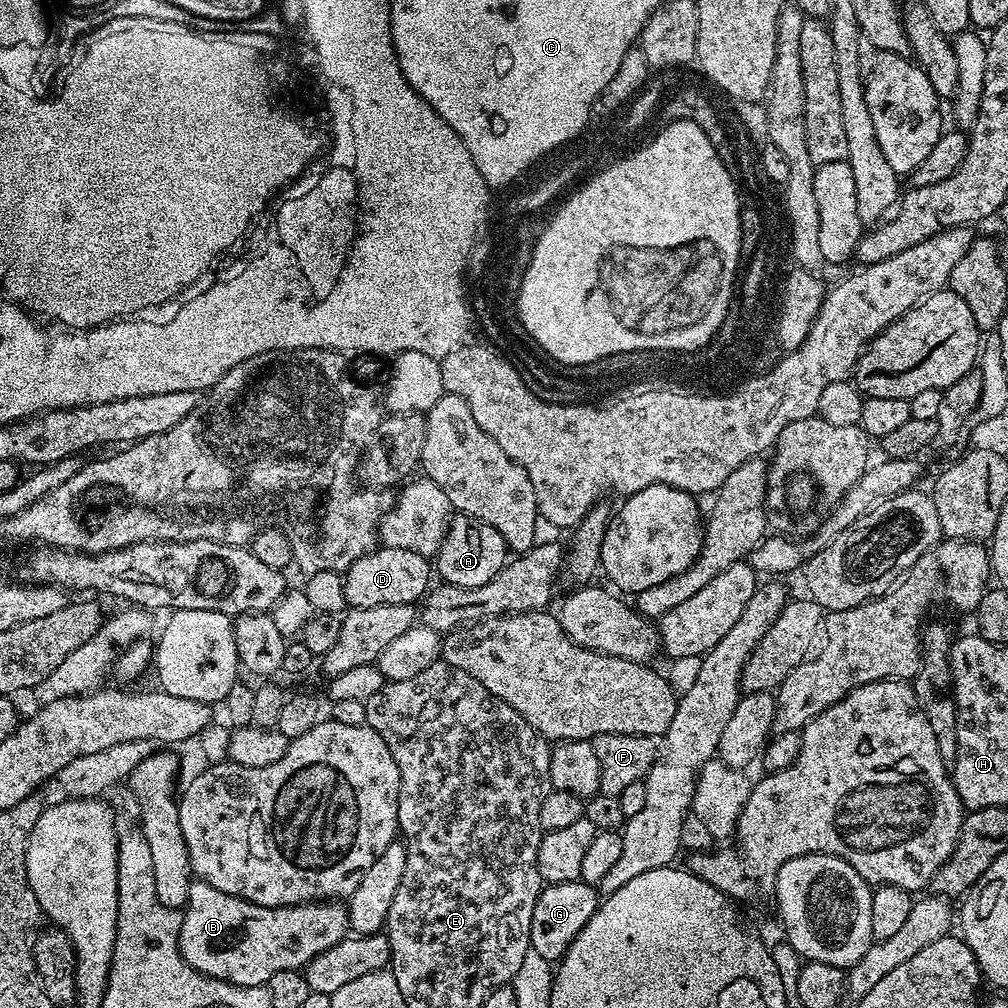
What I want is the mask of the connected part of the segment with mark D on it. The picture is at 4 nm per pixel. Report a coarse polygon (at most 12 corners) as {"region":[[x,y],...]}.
{"region":[[380,546],[343,573],[348,608],[415,605],[434,568]]}

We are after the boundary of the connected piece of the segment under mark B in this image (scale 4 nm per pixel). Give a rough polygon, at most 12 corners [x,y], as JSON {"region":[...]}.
{"region":[[193,879],[180,956],[259,988],[344,939],[340,902],[258,906]]}

